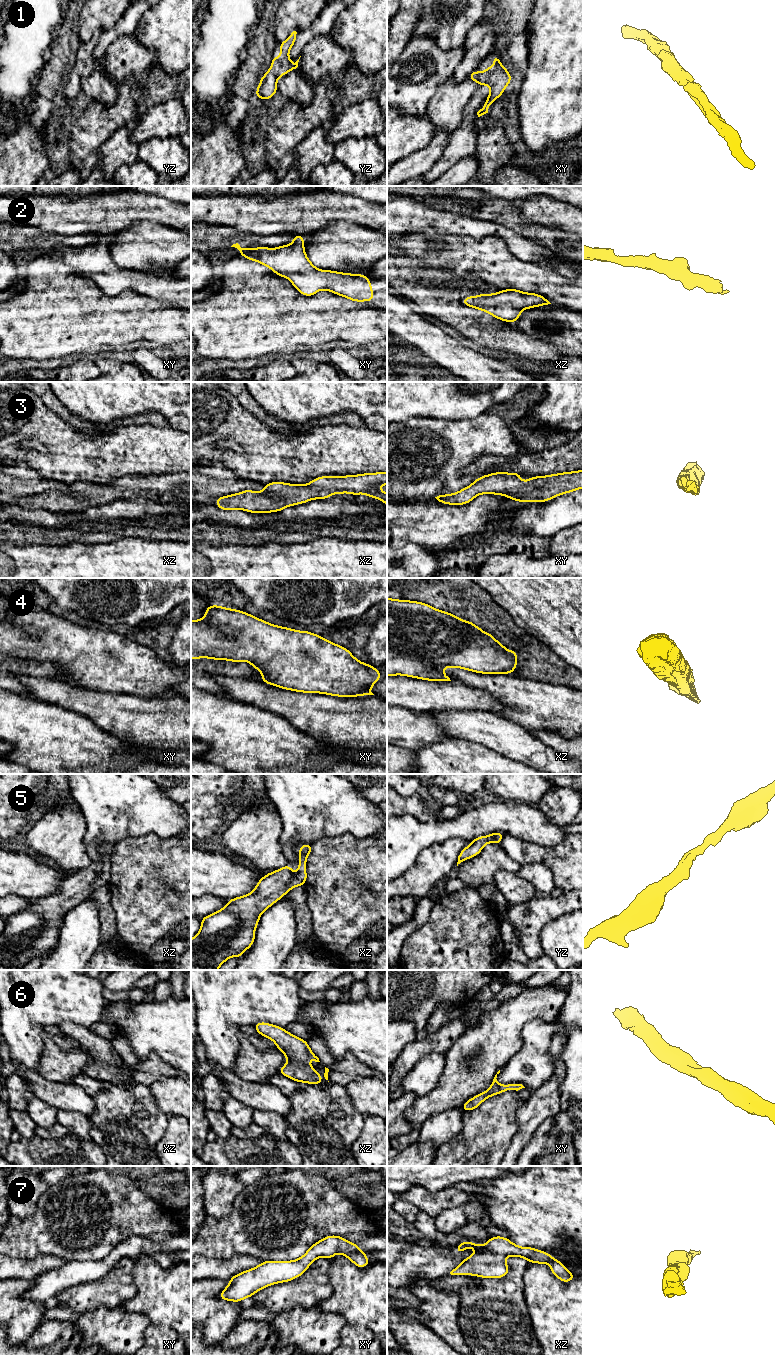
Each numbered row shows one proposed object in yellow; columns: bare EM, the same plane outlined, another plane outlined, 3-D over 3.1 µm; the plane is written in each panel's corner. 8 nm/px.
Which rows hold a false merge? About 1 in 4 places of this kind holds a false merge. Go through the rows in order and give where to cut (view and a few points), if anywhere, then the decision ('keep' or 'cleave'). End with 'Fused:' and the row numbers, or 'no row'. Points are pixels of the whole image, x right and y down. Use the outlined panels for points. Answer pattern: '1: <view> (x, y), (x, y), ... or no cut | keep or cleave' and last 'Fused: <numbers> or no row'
1: no cut | keep
2: no cut | keep
3: no cut | keep
4: no cut | keep
5: no cut | keep
6: no cut | keep
7: no cut | keep
Fused: no row

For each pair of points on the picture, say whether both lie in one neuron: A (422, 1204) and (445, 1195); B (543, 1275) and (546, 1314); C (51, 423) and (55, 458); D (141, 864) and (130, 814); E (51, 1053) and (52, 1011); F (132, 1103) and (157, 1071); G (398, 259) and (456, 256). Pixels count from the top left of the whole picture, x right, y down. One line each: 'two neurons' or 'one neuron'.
A: one neuron
B: one neuron
C: one neuron
D: two neurons
E: two neurons
F: two neurons
G: two neurons

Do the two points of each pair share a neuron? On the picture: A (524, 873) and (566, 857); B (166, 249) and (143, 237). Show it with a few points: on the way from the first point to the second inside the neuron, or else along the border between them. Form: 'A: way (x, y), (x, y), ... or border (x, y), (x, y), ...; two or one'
A: border (521, 865), (543, 863), (551, 871), (555, 886); two
B: way (160, 248), (154, 248), (149, 243); one

